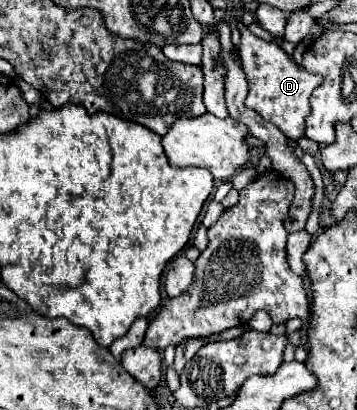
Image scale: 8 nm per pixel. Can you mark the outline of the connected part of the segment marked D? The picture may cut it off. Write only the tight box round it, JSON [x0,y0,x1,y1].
[239,26,321,140]

